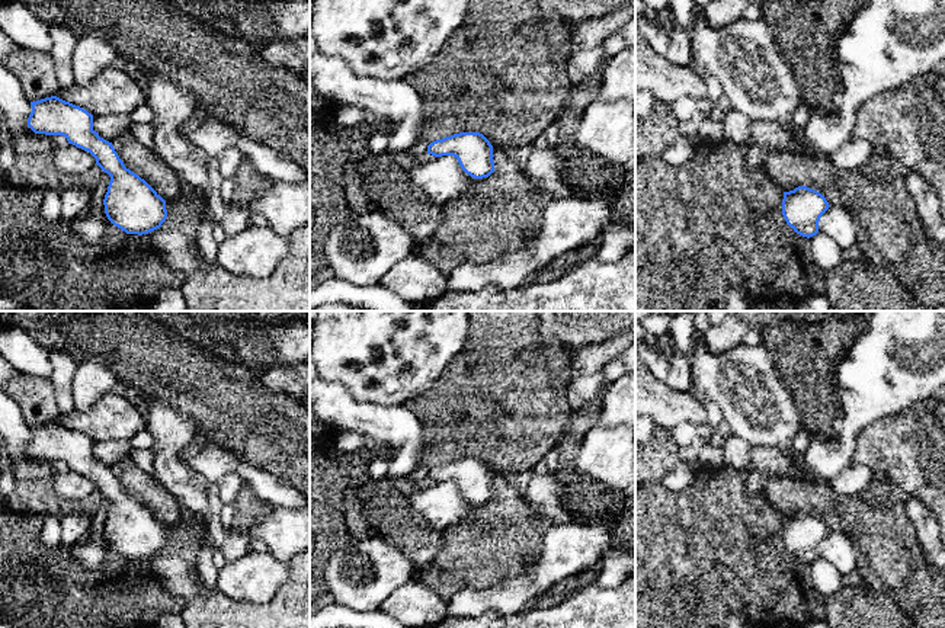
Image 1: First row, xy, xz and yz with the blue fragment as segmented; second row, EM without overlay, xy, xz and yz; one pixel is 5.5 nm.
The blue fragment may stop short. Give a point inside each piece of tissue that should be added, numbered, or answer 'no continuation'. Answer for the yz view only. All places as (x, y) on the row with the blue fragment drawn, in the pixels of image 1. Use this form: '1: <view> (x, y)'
no continuation

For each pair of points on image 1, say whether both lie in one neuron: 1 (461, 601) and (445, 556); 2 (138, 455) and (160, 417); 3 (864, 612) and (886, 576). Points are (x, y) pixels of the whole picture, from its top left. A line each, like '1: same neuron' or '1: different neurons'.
1: different neurons
2: different neurons
3: different neurons

